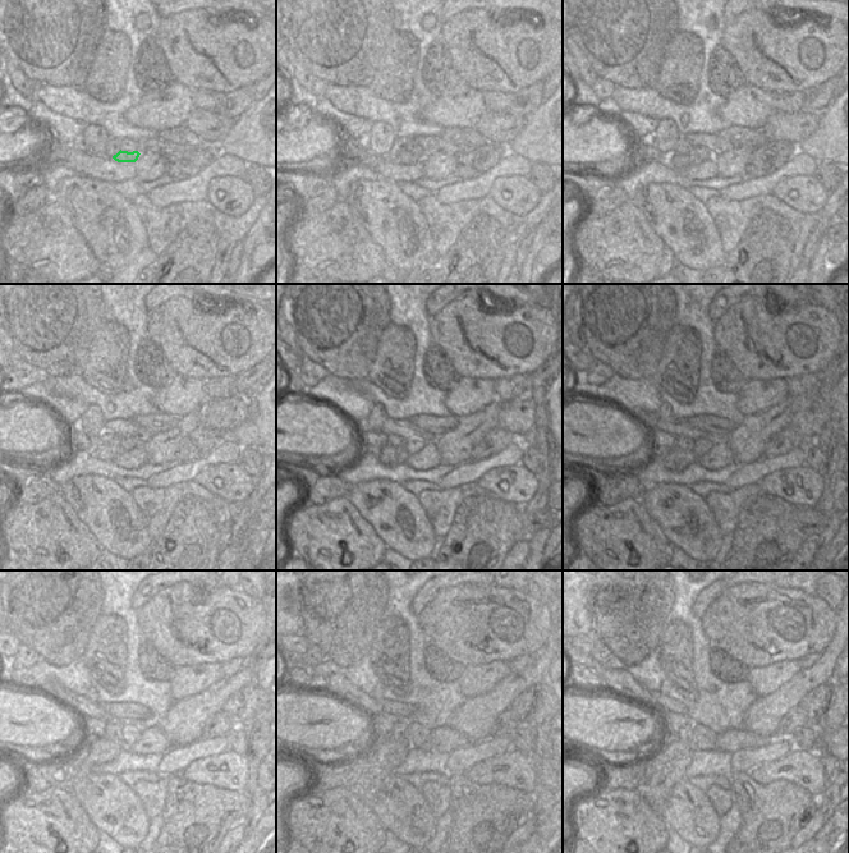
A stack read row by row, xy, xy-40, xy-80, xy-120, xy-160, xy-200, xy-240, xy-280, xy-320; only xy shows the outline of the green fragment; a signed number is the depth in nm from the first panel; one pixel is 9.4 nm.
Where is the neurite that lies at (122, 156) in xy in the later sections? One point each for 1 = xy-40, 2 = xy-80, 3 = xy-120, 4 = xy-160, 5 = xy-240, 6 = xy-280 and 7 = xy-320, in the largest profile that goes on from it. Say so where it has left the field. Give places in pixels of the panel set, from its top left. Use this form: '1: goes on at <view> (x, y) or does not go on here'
1: goes on at xy-40 (404, 159)
2: goes on at xy-80 (678, 163)
3: goes on at xy-120 (104, 452)
4: goes on at xy-160 (389, 455)
5: goes on at xy-240 (104, 751)
6: goes on at xy-280 (379, 762)
7: goes on at xy-320 (666, 767)

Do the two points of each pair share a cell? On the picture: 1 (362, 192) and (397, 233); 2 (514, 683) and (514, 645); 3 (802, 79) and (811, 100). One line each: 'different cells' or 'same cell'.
1: same cell
2: different cells
3: different cells

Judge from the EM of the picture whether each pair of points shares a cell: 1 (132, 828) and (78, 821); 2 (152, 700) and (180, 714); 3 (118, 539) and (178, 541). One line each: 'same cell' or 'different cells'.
1: different cells
2: different cells
3: different cells

